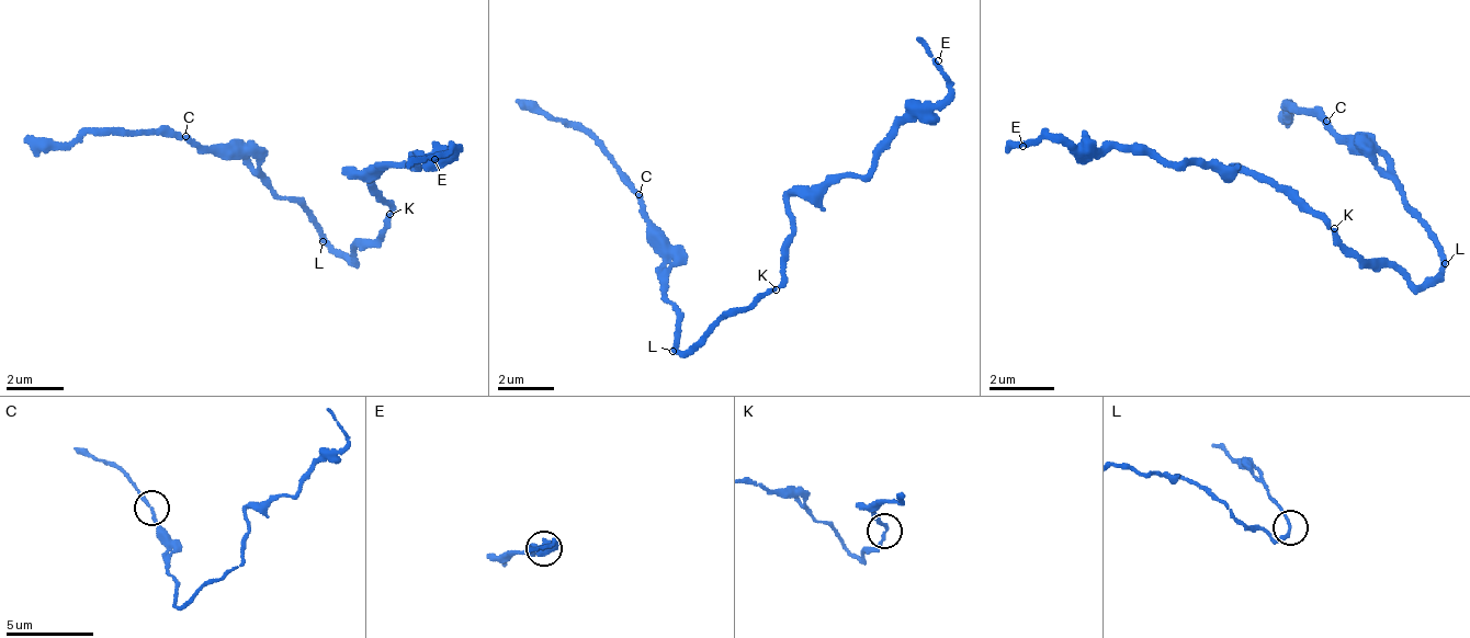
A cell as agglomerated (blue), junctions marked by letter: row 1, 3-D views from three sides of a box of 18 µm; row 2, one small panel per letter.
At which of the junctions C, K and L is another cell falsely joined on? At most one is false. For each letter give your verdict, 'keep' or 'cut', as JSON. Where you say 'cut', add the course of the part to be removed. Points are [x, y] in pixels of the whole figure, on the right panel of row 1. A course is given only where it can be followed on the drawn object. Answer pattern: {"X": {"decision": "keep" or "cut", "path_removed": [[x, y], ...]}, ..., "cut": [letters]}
{"C": {"decision": "keep"}, "K": {"decision": "cut", "path_removed": [[1336, 230], [1228, 162], [1185, 168], [1138, 151], [1077, 155], [1056, 139], [1009, 151]]}, "L": {"decision": "keep"}, "cut": ["K"]}

